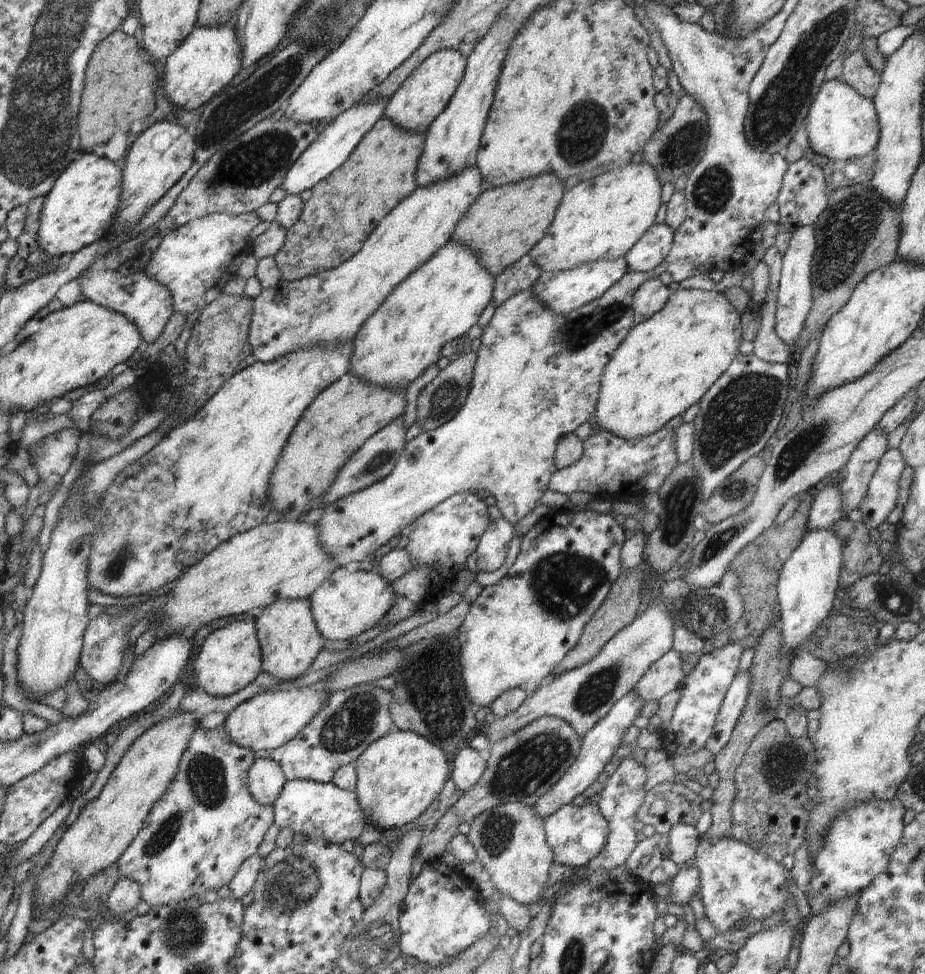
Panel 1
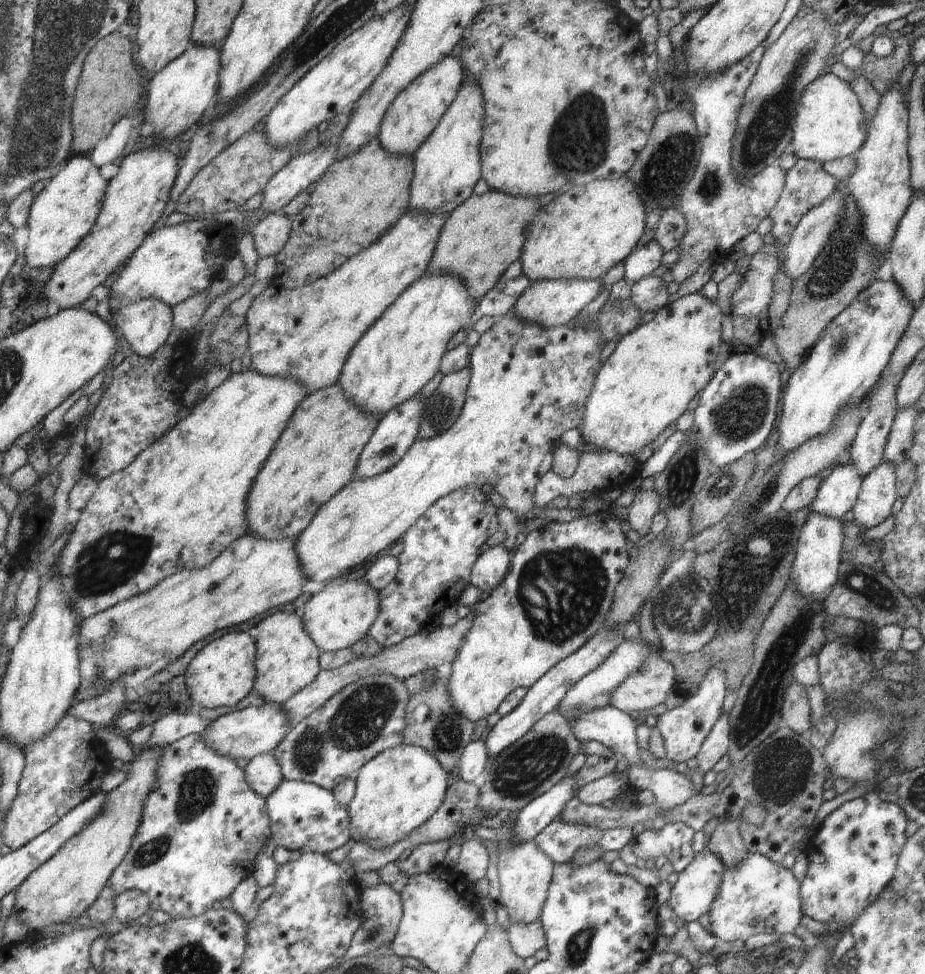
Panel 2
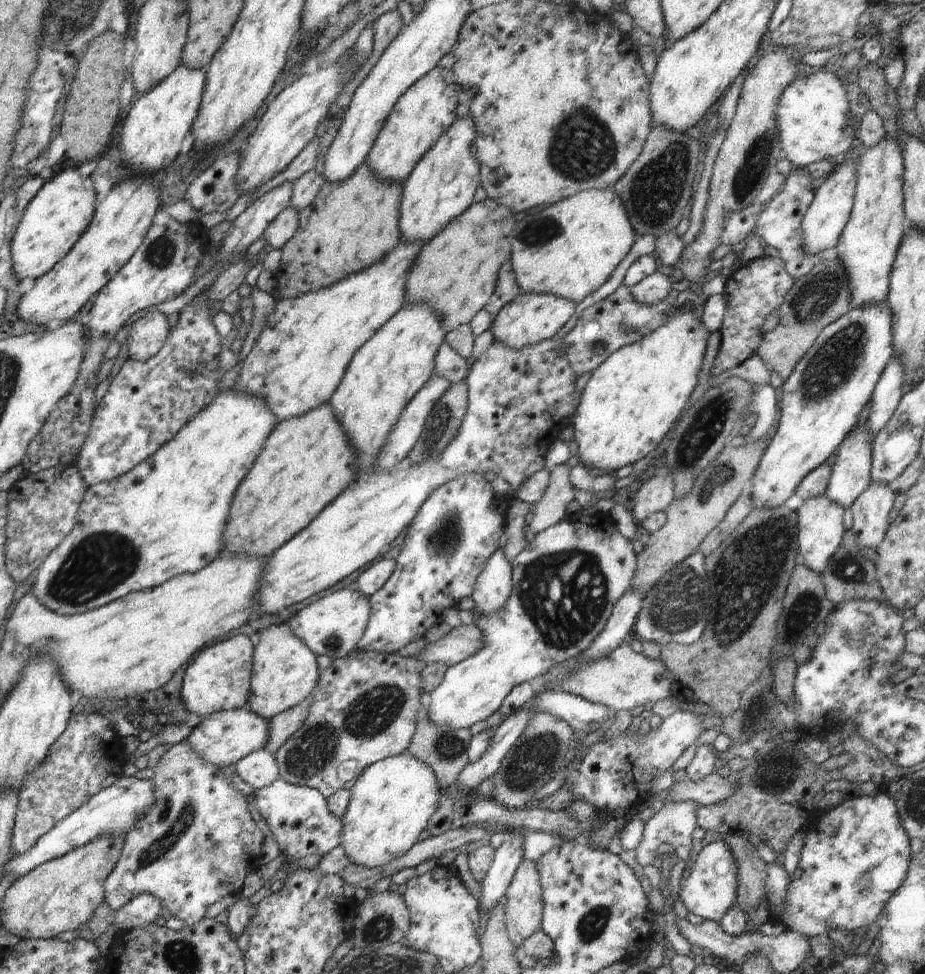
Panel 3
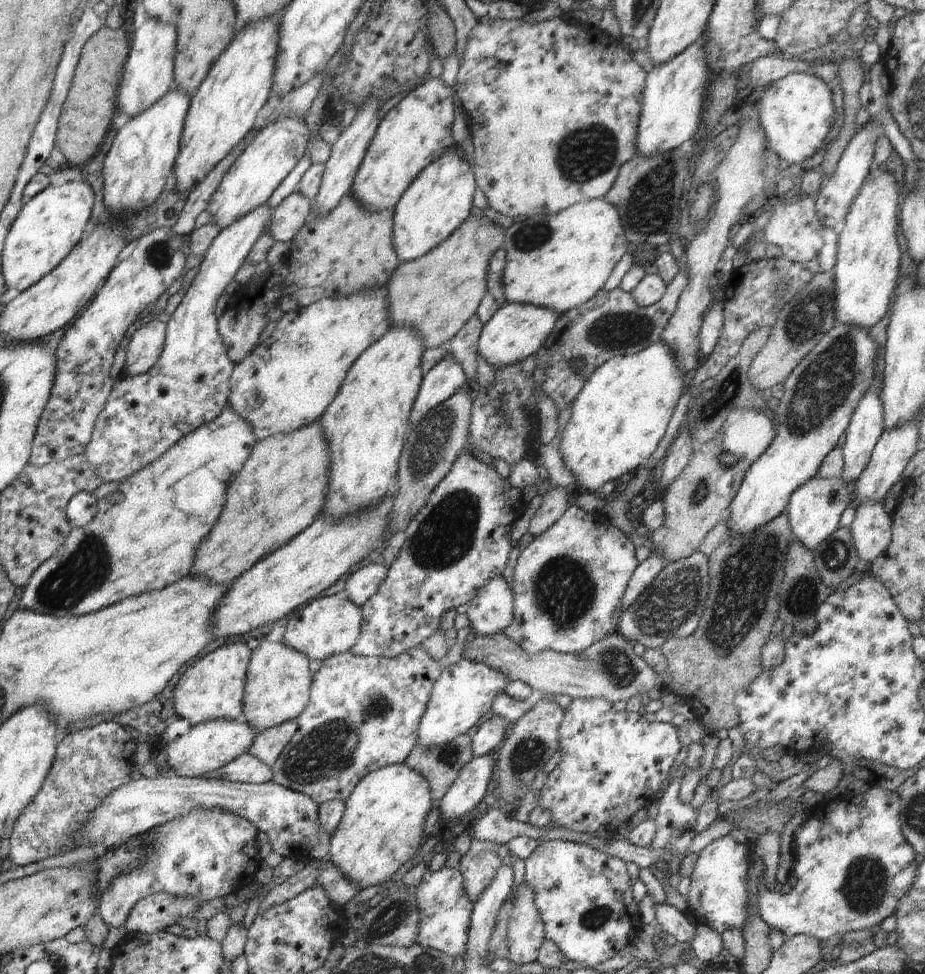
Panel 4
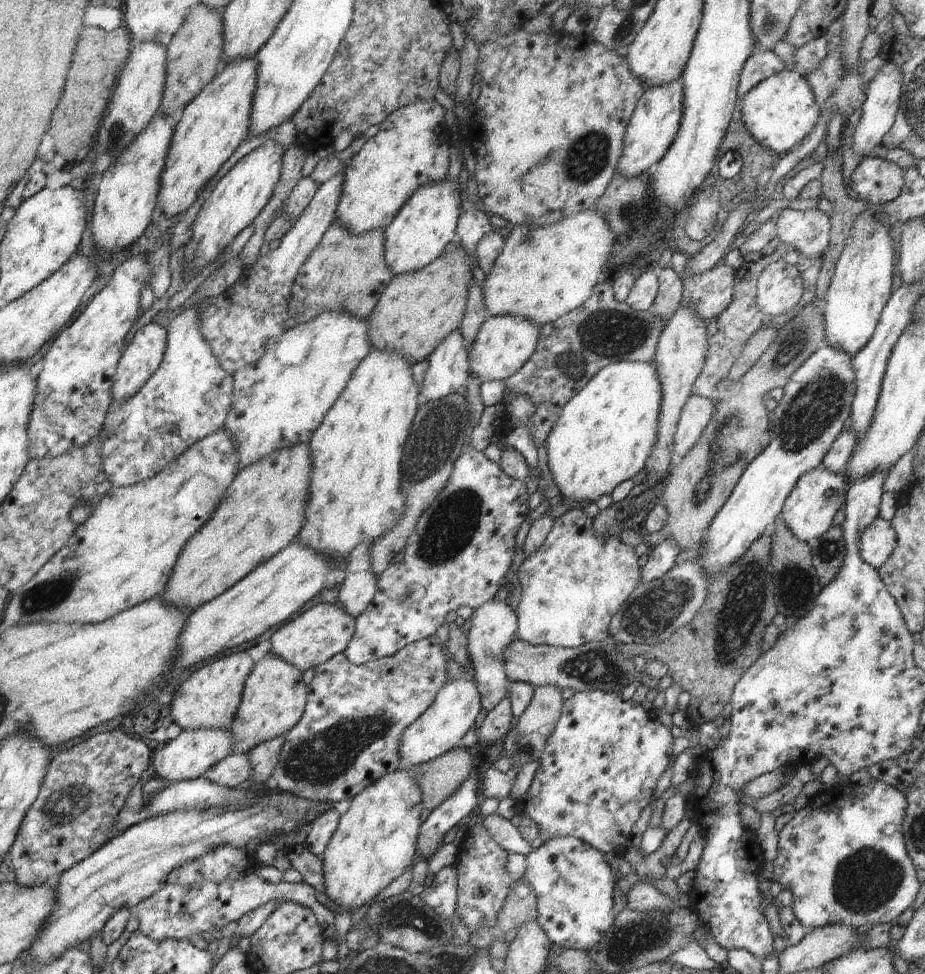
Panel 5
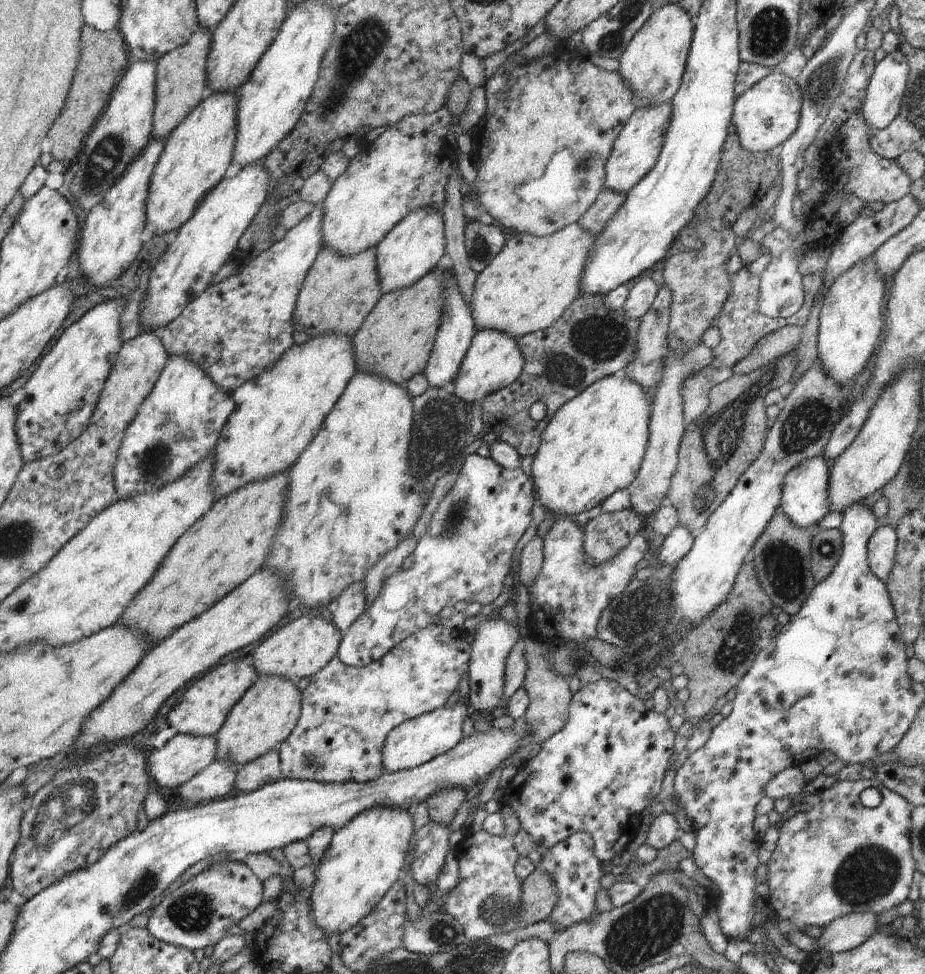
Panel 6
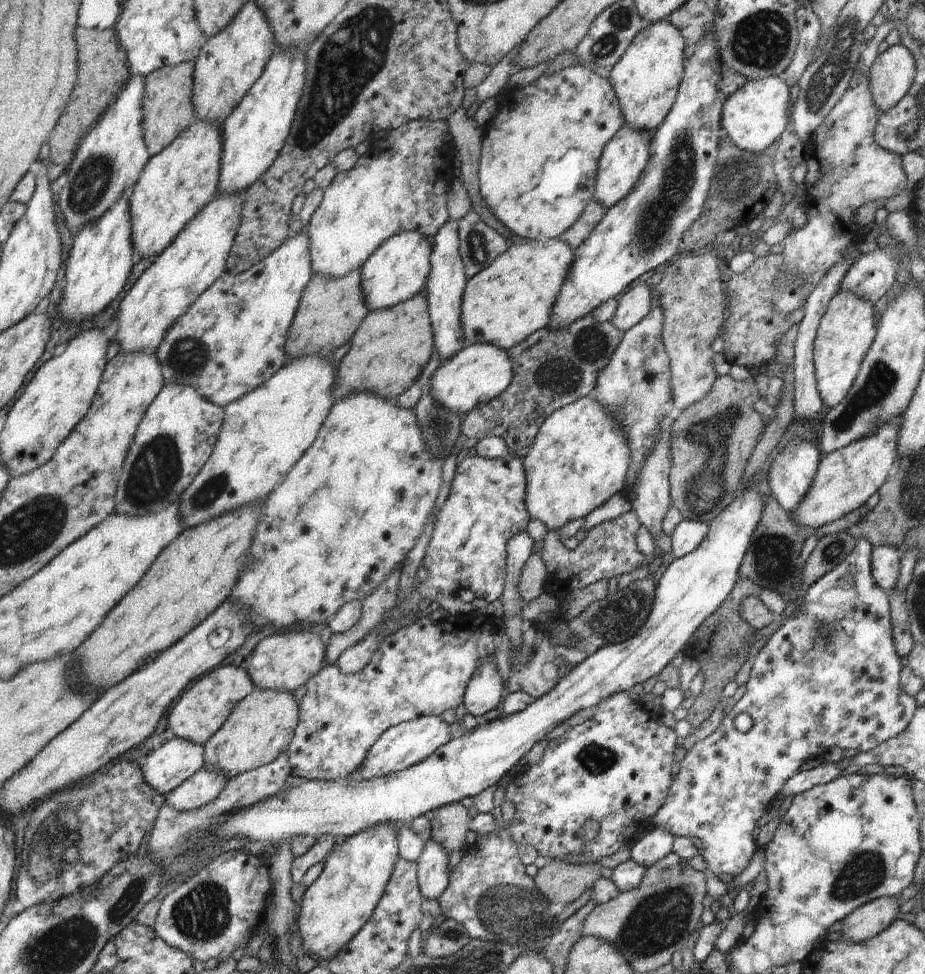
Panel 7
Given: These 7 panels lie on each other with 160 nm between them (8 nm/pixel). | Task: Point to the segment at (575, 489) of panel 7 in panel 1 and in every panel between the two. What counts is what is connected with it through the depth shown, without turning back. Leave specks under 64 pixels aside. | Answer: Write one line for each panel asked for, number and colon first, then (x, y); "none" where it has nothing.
1: (664, 365)
2: (647, 383)
3: (631, 401)
4: (617, 420)
5: (605, 434)
6: (593, 446)

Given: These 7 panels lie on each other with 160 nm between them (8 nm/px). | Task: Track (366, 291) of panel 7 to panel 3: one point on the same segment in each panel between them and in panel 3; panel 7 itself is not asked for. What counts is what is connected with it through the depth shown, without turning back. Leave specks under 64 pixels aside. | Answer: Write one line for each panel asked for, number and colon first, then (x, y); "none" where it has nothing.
3: (441, 187)
4: (440, 199)
5: (424, 226)
6: (411, 250)

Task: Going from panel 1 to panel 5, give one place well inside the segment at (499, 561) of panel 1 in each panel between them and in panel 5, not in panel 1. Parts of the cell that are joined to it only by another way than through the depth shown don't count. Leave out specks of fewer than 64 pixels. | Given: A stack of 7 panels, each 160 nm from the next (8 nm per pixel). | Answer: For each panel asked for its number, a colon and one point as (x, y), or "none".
2: (490, 569)
3: (492, 588)
4: (491, 611)
5: (493, 626)

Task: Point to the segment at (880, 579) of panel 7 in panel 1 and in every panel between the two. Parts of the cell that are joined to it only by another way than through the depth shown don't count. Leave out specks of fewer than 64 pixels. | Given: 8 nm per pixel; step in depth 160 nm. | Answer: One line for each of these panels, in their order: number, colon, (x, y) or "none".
1: (881, 496)
2: (878, 492)
3: (870, 510)
4: (871, 531)
5: (877, 542)
6: (881, 548)

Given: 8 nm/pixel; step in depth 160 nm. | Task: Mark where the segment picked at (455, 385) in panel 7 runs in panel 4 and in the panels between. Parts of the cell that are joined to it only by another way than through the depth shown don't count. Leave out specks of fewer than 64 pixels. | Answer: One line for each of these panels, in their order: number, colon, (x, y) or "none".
4: (516, 331)
5: (503, 345)
6: (494, 360)

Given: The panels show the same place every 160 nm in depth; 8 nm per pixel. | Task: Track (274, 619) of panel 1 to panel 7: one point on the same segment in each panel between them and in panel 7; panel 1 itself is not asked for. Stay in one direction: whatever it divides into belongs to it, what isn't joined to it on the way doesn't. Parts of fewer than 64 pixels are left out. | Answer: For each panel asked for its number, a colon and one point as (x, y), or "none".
2: (287, 660)
3: (284, 672)
4: (278, 680)
5: (273, 699)
6: (263, 718)
7: (261, 726)

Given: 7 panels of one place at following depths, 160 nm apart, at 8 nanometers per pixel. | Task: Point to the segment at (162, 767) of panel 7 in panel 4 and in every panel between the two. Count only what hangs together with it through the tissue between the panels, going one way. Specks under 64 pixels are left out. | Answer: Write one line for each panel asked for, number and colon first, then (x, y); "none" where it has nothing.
4: (210, 745)
5: (188, 756)
6: (183, 756)

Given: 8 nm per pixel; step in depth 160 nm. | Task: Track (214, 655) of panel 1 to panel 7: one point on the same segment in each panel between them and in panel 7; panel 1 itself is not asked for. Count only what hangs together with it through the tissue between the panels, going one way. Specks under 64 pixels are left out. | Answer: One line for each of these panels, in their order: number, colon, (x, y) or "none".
2: (222, 674)
3: (218, 679)
4: (212, 688)
5: (209, 698)
6: (205, 705)
7: (199, 712)

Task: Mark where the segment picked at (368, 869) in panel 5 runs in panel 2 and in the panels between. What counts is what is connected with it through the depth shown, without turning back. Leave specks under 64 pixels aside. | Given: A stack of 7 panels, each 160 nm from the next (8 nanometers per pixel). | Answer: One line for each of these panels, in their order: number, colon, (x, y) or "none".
2: (396, 792)
3: (393, 800)
4: (382, 826)

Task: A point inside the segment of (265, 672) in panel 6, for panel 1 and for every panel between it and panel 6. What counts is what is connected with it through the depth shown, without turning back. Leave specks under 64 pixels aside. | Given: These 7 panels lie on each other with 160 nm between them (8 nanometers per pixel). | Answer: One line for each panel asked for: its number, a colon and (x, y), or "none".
1: (346, 604)
2: (343, 612)
3: (331, 626)
4: (326, 626)
5: (318, 634)

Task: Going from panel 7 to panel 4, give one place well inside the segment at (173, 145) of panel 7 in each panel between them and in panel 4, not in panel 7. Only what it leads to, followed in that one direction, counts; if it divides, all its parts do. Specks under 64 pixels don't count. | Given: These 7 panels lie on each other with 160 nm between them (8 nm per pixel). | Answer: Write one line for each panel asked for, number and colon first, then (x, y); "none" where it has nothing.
4: (223, 110)
5: (212, 126)
6: (197, 153)

